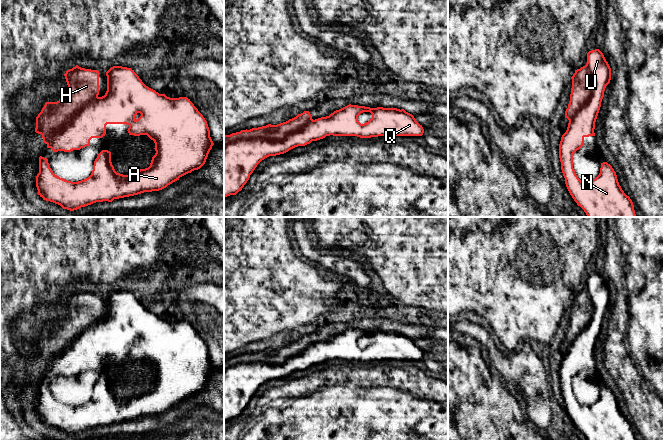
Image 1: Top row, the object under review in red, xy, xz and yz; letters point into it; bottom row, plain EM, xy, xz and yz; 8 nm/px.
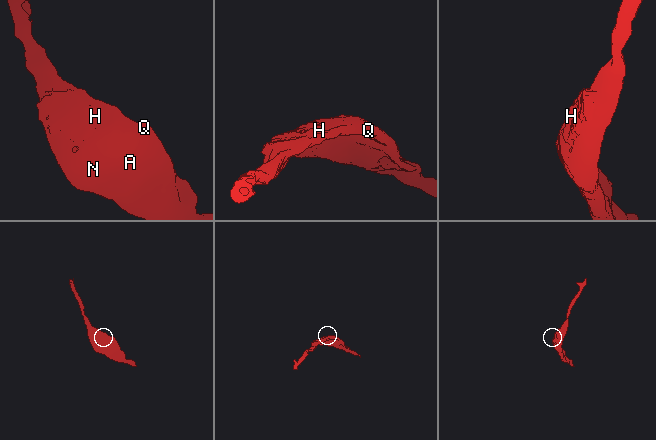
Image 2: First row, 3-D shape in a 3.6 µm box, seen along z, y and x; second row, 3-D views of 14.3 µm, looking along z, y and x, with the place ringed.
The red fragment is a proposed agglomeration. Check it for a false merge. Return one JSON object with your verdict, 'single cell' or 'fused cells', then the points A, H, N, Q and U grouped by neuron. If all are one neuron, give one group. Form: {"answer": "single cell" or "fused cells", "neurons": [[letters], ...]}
{"answer": "fused cells", "neurons": [["A", "N", "Q", "U"], ["H"]]}

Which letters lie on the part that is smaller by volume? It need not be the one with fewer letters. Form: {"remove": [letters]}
{"remove": ["H"]}

